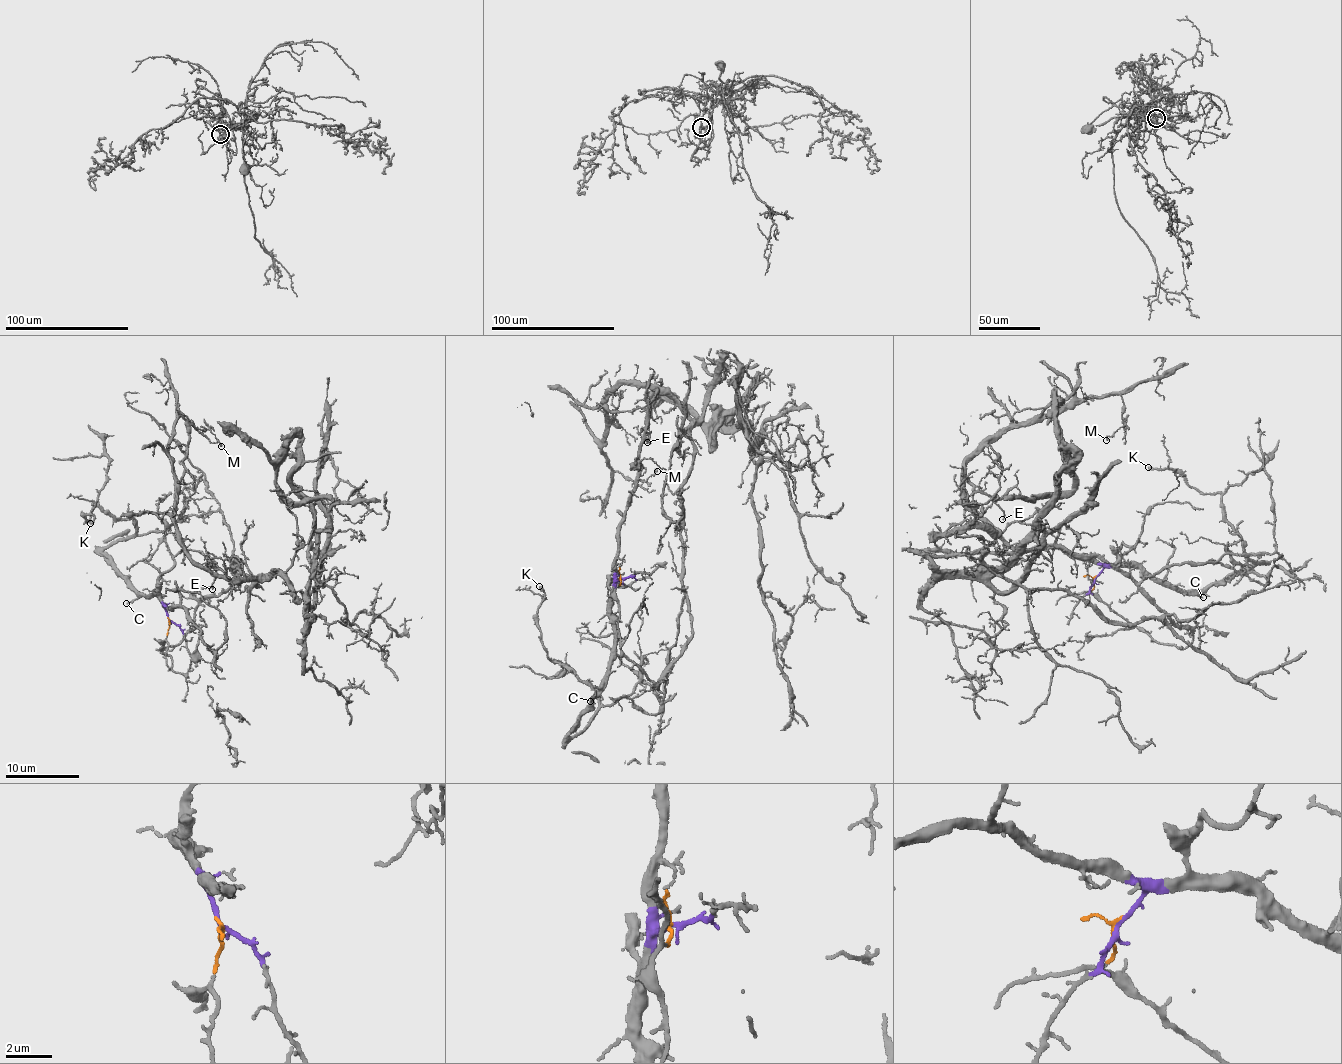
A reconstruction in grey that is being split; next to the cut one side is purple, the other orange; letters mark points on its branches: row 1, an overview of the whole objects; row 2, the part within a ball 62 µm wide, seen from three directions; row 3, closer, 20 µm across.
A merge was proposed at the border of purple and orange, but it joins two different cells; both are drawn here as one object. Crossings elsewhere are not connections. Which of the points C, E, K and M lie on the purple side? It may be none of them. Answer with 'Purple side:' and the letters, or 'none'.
Purple side: C, K

